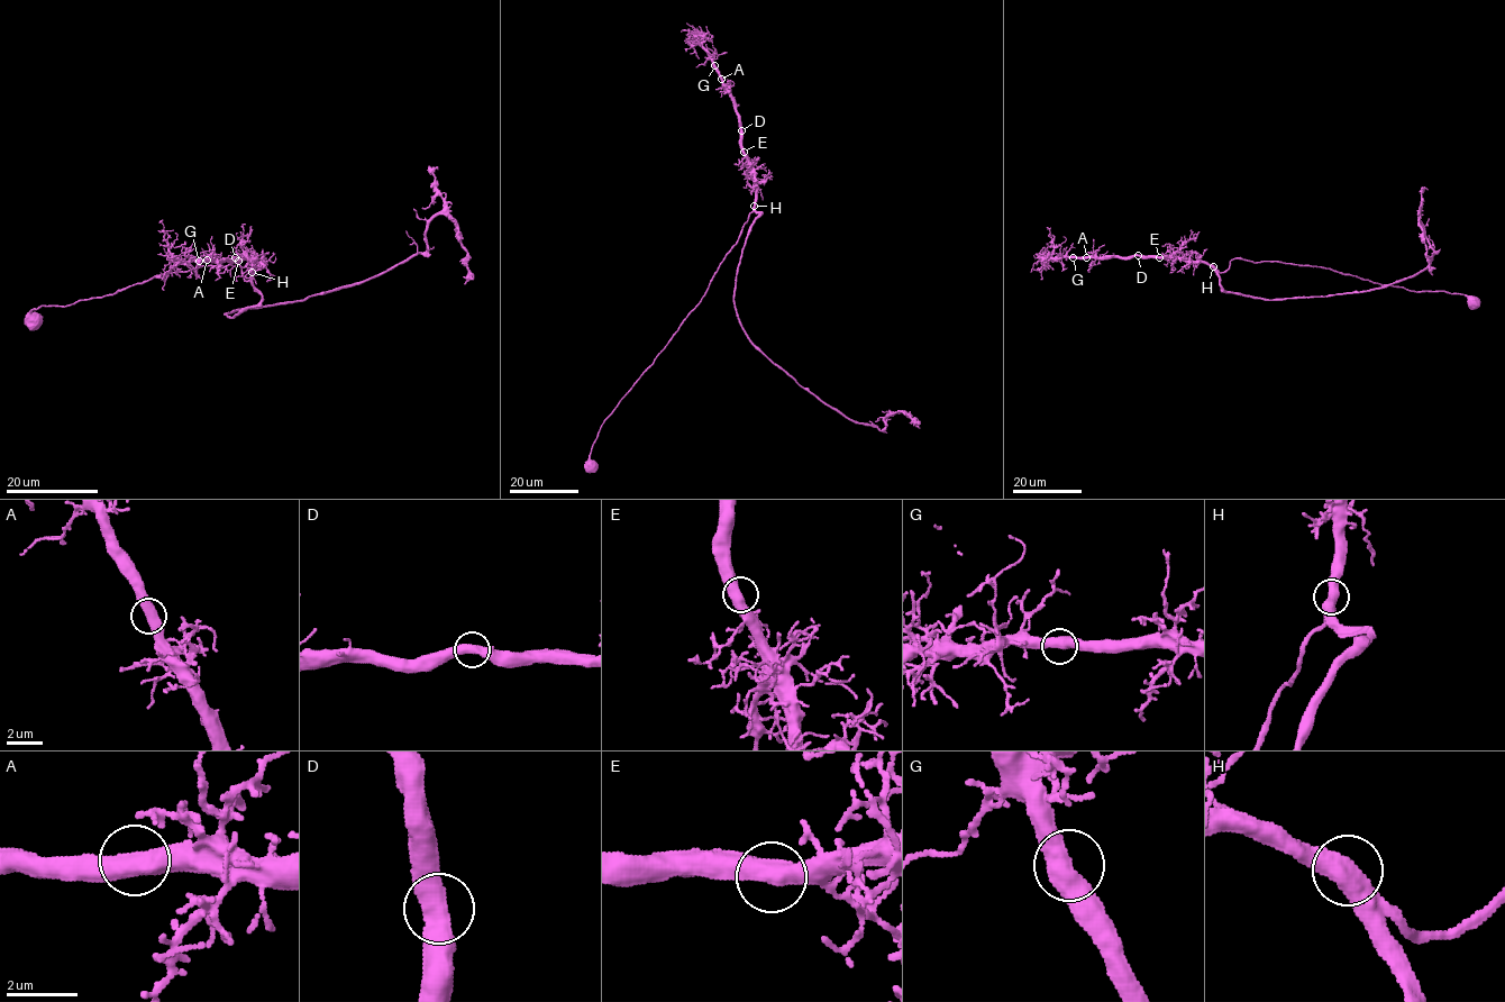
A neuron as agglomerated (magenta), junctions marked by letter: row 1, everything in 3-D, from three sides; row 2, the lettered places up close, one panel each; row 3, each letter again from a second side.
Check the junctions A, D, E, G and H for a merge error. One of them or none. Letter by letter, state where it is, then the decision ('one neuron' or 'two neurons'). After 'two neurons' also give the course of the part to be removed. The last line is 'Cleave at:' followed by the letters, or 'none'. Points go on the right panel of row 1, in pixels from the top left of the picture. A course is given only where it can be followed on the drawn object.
A: place (1086, 257); one neuron
D: place (1138, 255); one neuron
E: place (1159, 257); one neuron
G: place (1073, 257); one neuron
H: place (1213, 266); one neuron
Cleave at: none

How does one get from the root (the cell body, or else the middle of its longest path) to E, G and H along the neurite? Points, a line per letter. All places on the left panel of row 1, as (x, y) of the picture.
E: (33, 319), (40, 306), (101, 298), (202, 265), (236, 262), (248, 281), (253, 266), (238, 261)
G: (33, 319), (40, 306), (101, 298), (166, 273), (233, 262), (245, 281), (253, 272), (246, 260), (199, 261)
H: (33, 319), (32, 311), (40, 306), (101, 298), (166, 273), (233, 262), (245, 281), (252, 273)

